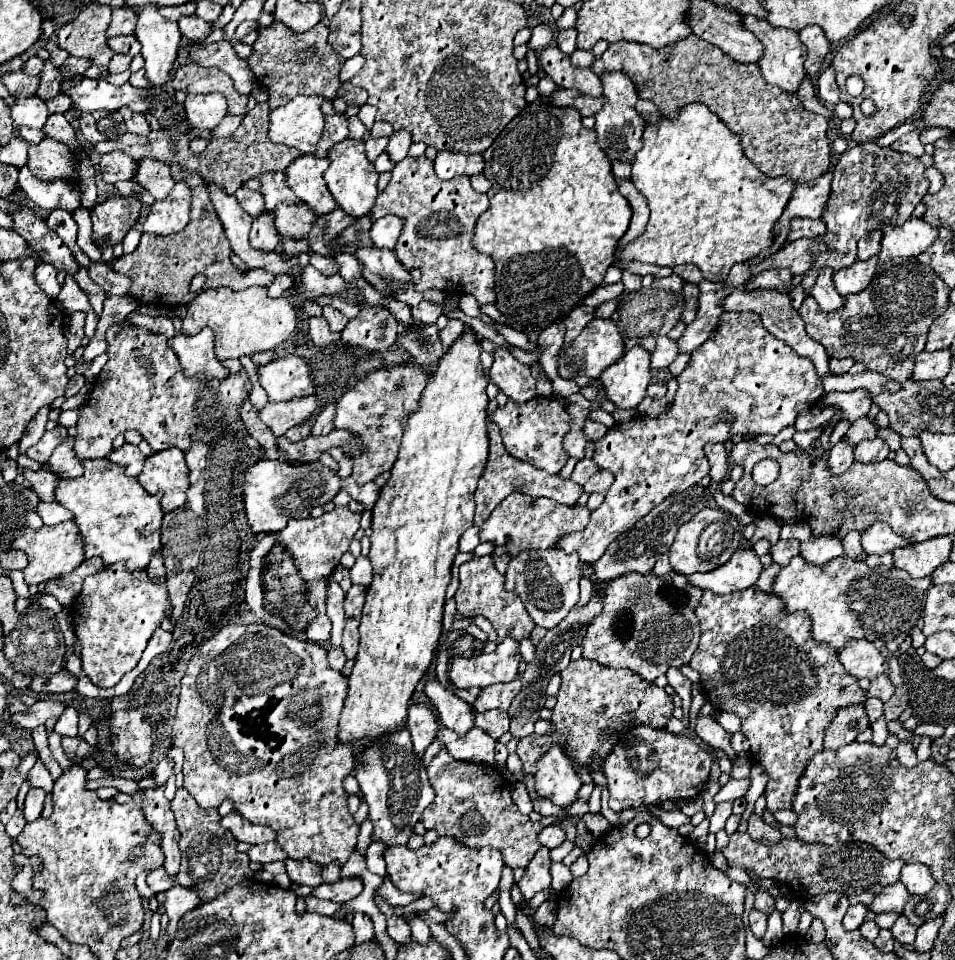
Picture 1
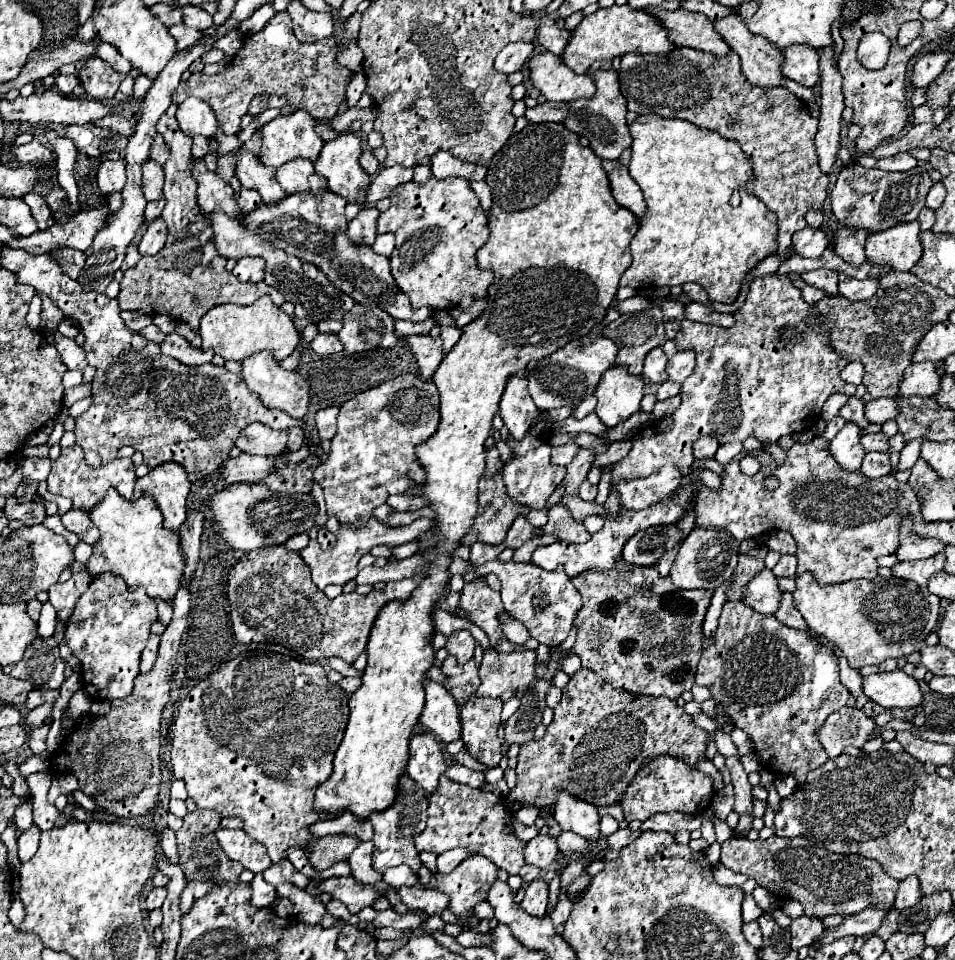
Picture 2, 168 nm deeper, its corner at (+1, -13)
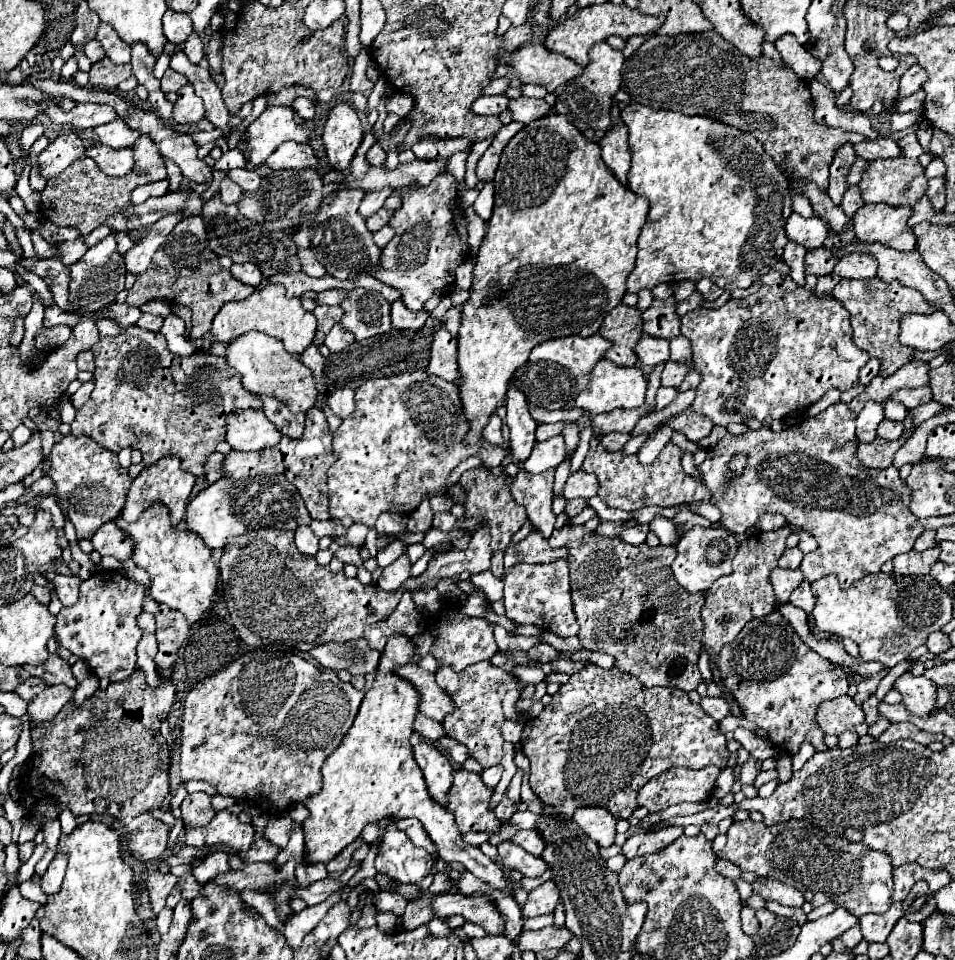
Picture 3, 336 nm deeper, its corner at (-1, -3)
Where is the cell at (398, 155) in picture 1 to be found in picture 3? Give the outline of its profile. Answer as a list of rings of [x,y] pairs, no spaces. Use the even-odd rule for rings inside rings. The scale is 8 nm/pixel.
[[[382,189],[382,191],[378,191],[378,193],[368,193],[368,195],[362,199],[358,213],[360,213],[362,217],[374,215],[374,213],[384,205],[384,201],[386,201],[390,195],[392,195],[390,189]]]

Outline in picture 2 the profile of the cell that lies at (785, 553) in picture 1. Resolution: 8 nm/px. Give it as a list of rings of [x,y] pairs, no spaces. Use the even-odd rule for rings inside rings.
[[[782,555],[772,571],[774,571],[776,577],[794,577],[796,575],[796,565],[798,565],[796,555]]]

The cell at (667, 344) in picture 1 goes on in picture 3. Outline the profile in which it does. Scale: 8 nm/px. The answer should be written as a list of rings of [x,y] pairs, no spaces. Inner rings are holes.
[[[642,335],[636,345],[636,357],[642,365],[648,365],[648,367],[668,361],[668,357],[670,357],[668,341],[658,339],[658,337],[650,337],[650,335]]]

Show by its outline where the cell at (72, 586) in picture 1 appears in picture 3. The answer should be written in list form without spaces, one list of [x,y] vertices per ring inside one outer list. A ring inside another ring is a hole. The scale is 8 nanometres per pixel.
[[[50,575],[54,587],[56,587],[56,597],[60,599],[62,605],[74,605],[78,599],[78,589],[80,589],[80,577],[78,575]]]

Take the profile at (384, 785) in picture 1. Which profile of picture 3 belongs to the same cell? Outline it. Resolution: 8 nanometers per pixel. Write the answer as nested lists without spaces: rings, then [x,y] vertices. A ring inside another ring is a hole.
[[[386,821],[386,833],[380,847],[380,855],[374,865],[378,873],[388,875],[390,879],[406,885],[420,883],[434,867],[434,859],[426,849],[416,847],[406,833],[396,829],[396,821]]]

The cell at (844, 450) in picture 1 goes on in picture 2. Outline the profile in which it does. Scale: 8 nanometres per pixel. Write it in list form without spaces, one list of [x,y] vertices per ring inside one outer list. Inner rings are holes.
[[[846,423],[838,431],[838,435],[830,441],[830,453],[844,471],[858,471],[862,457],[866,453],[860,447],[860,435],[858,433],[860,433],[858,425]]]

